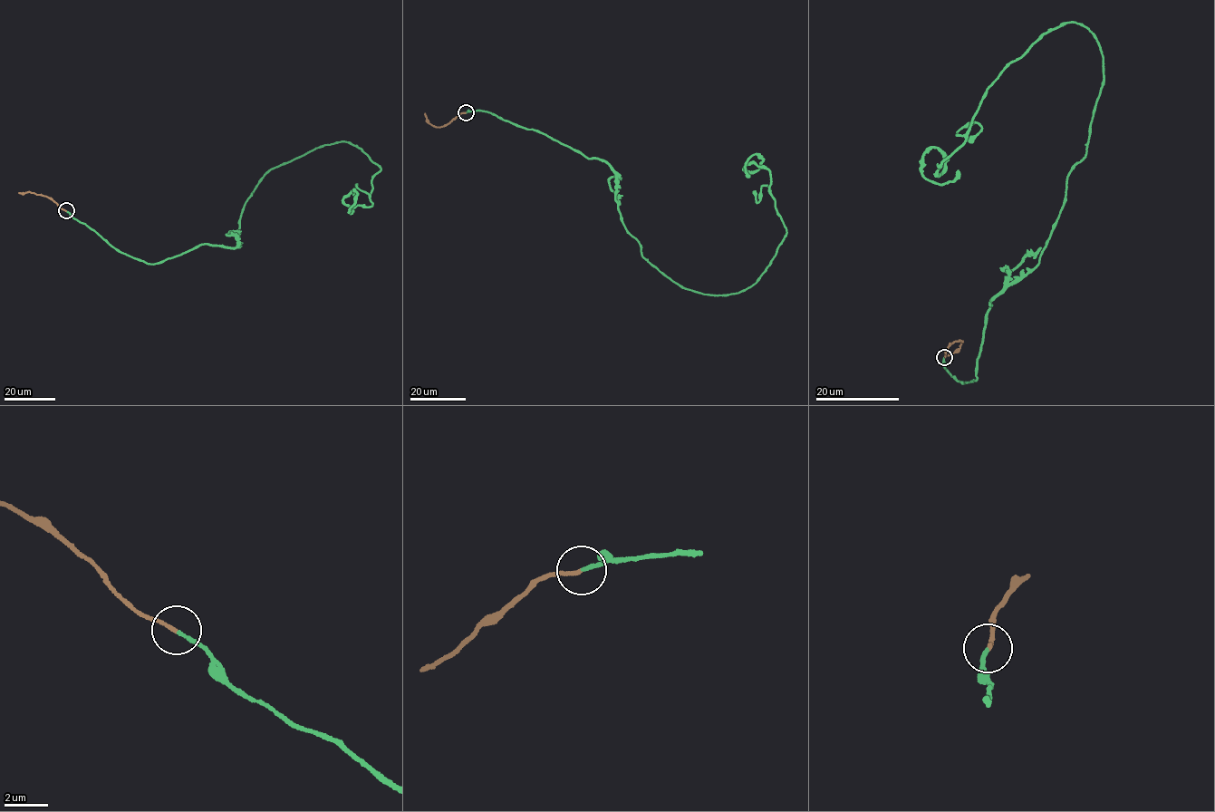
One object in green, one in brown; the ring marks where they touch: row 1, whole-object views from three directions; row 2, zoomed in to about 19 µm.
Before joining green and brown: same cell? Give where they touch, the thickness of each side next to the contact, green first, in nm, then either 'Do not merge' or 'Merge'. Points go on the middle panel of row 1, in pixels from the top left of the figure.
Place: (466, 112). Thickness 140 nm (green) against 160 nm. Merge

